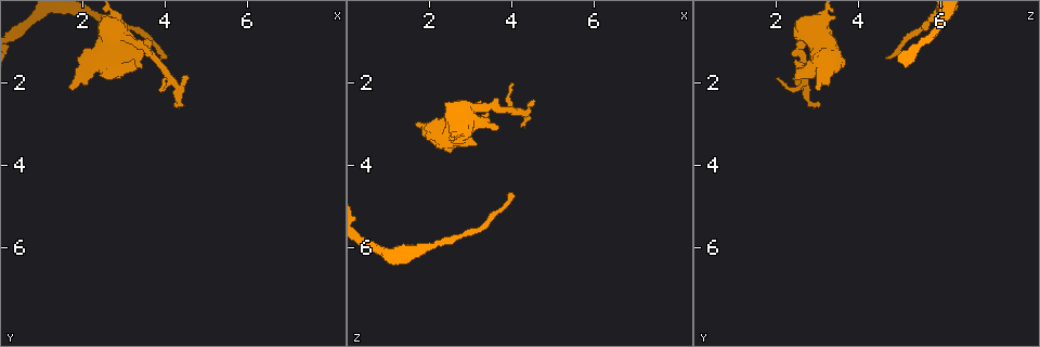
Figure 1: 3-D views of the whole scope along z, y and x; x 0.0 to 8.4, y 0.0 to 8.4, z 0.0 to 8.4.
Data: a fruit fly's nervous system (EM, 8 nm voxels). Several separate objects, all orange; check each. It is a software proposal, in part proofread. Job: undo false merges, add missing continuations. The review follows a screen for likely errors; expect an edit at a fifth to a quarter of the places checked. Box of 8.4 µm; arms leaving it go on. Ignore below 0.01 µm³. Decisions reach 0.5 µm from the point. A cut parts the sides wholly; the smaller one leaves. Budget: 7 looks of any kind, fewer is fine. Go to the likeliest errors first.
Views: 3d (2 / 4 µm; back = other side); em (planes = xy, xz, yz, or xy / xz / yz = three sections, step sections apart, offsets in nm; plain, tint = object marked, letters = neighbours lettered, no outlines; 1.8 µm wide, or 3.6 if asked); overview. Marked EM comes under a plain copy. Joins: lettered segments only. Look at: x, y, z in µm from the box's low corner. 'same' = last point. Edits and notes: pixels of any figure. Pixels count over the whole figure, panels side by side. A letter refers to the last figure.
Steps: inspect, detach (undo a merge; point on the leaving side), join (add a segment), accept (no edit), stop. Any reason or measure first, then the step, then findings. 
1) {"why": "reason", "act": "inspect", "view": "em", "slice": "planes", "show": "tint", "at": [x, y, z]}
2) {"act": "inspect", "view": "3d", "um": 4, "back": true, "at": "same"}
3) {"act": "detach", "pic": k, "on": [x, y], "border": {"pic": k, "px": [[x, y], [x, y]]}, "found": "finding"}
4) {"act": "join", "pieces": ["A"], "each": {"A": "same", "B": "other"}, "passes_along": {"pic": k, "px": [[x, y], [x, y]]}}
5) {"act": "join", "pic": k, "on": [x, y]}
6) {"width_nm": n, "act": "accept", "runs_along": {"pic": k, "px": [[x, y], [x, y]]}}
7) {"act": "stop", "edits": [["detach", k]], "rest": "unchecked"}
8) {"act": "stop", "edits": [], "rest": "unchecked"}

{"why": "thin end", "act": "inspect", "view": "em", "slice": "planes", "show": "letters", "at": [4.05, 1.40, 4.65]}

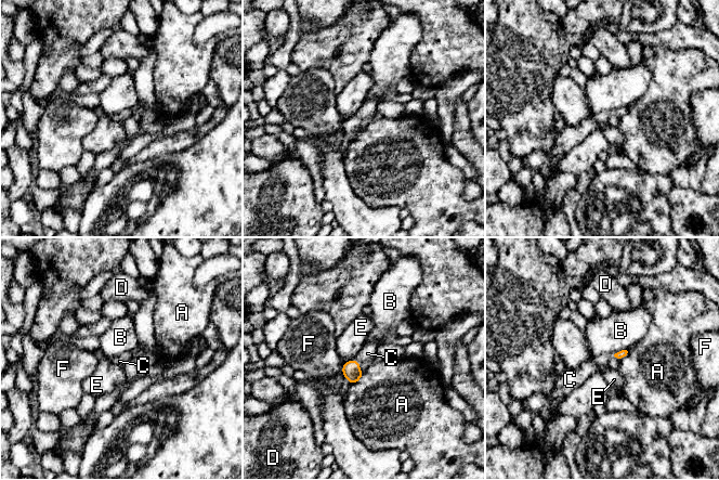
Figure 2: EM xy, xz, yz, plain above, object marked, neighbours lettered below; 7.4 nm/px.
{"act": "join", "pieces": ["C"], "each": {"A": "other", "B": "other", "C": "same", "D": "other", "E": "other", "F": "other"}, "passes_along": {"pic": 2, "px": [[350, 370], [356, 361], [367, 353]]}, "found": "it goes on there"}

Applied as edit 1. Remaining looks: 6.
{"act": "inspect", "view": "overview"}

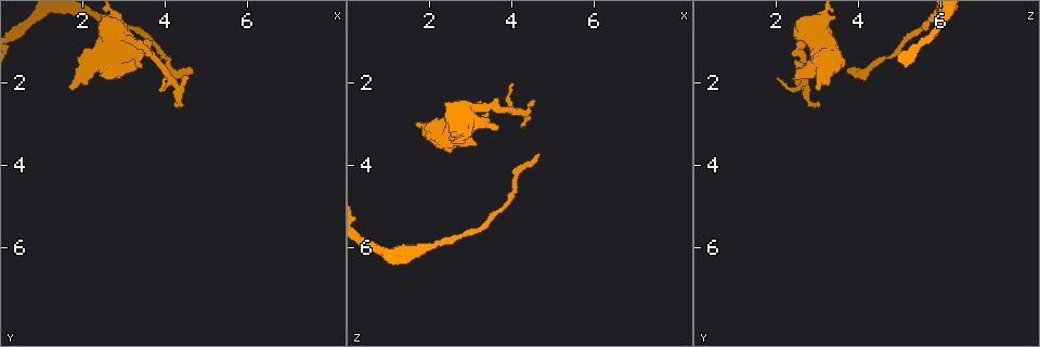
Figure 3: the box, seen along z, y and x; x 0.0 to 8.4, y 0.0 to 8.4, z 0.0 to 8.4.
{"why": "stops while still wide", "act": "inspect", "view": "em", "slice": "planes", "show": "letters", "at": [1.75, 2.15, 3.00]}

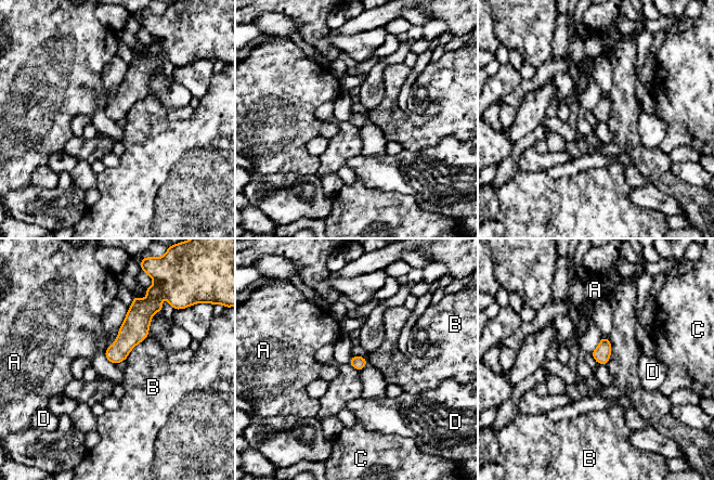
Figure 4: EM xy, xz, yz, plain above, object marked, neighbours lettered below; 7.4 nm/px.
{"act": "accept", "each": {"A": "other", "B": "other", "C": "other", "D": "other"}, "border": {"pic": 4, "px": [[146, 338], [139, 341], [125, 359]]}, "found": "none of them fits"}

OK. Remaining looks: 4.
{"act": "stop", "edits": [["join", 2]], "rest": "unchecked"}

